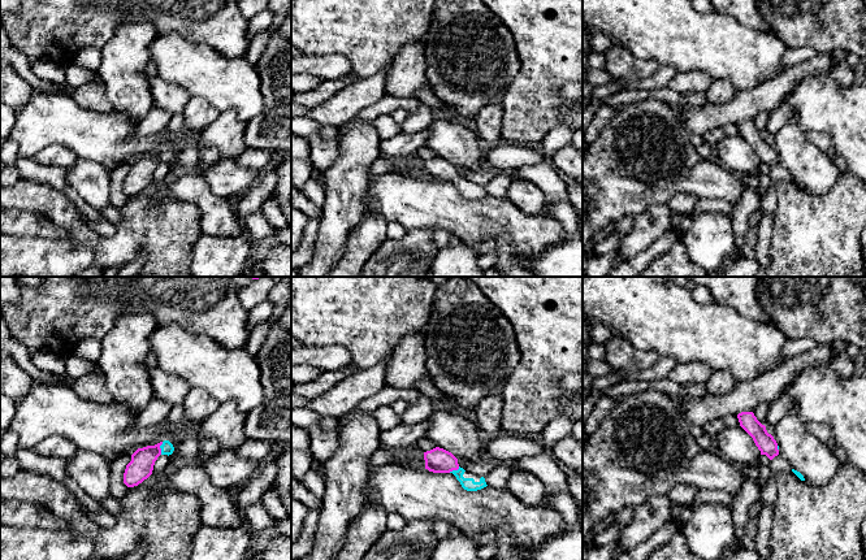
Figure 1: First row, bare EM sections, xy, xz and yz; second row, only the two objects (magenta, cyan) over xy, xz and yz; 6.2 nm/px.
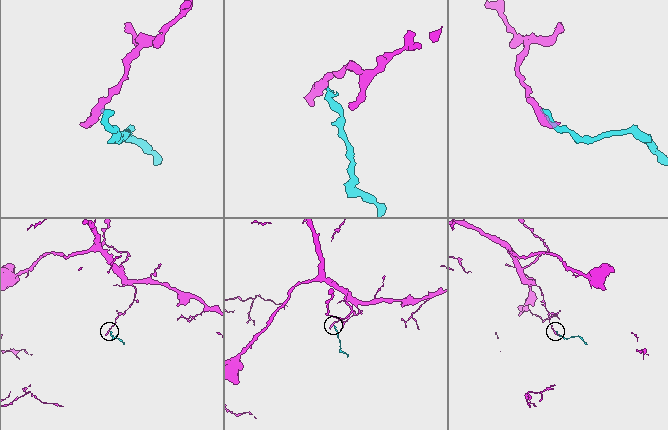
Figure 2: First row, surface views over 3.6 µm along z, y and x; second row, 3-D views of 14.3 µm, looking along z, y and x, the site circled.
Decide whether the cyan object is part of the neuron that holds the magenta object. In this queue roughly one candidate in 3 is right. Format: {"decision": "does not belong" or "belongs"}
{"decision": "belongs"}

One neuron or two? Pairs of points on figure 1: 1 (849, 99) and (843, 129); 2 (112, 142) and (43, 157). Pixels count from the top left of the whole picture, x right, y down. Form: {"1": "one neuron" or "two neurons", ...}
{"1": "one neuron", "2": "two neurons"}

